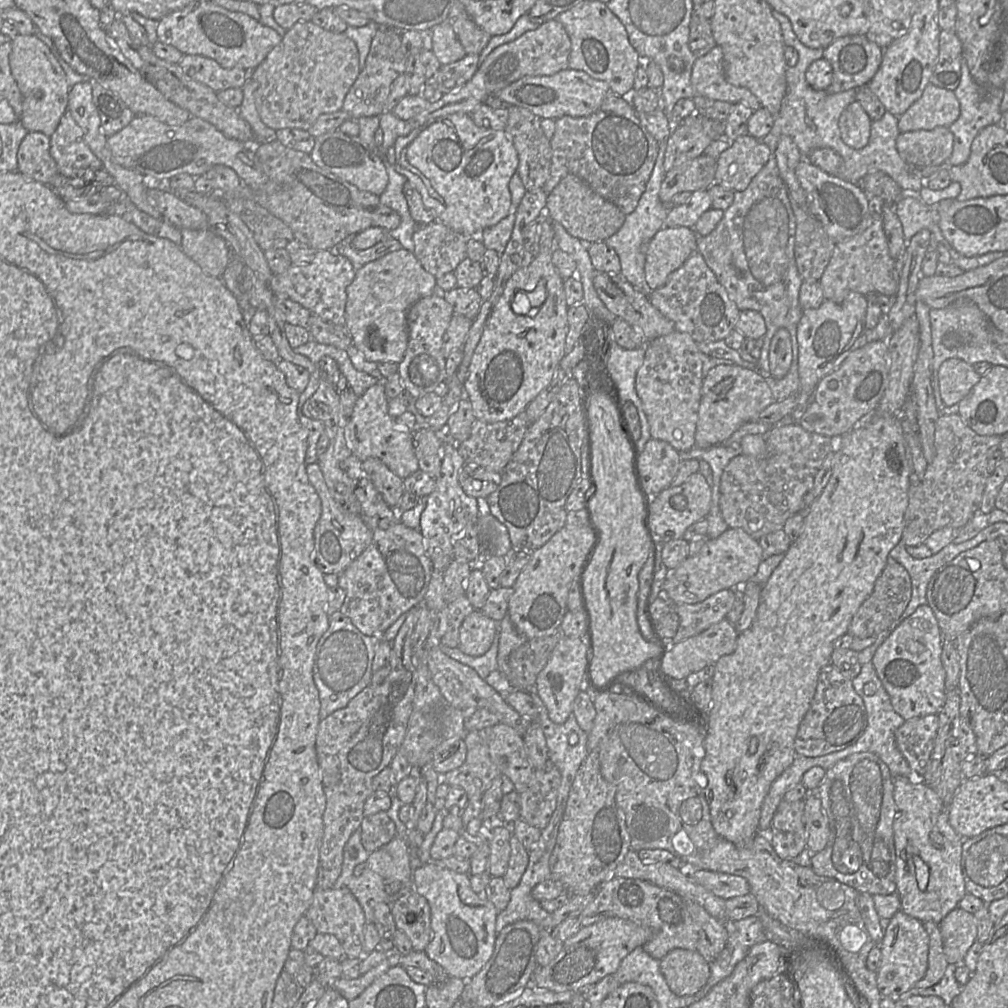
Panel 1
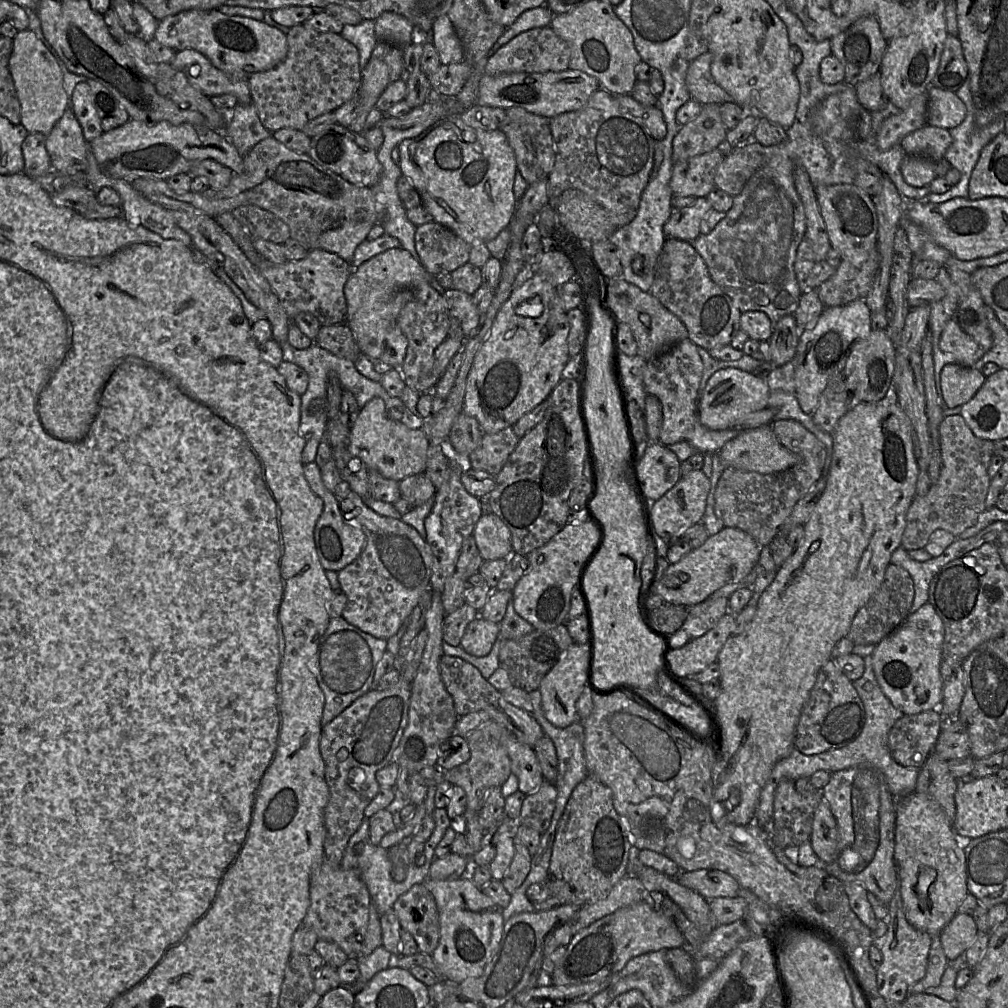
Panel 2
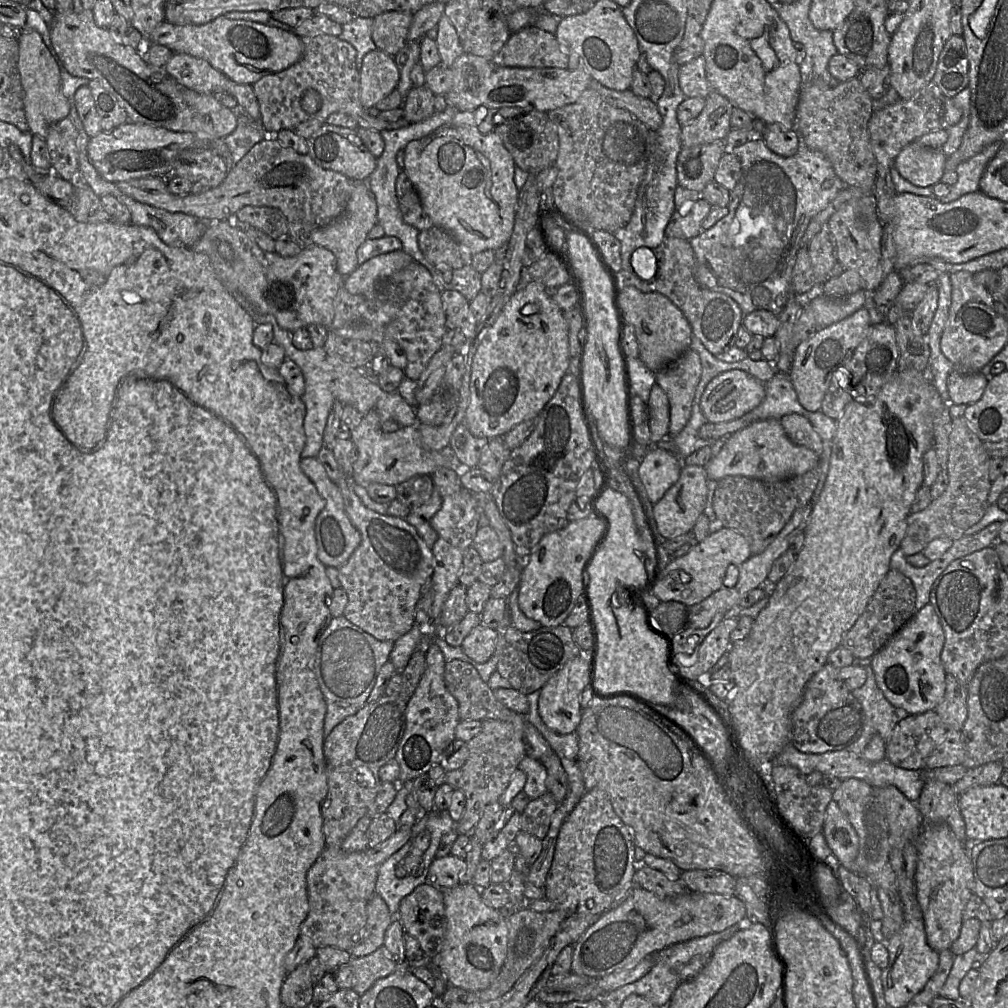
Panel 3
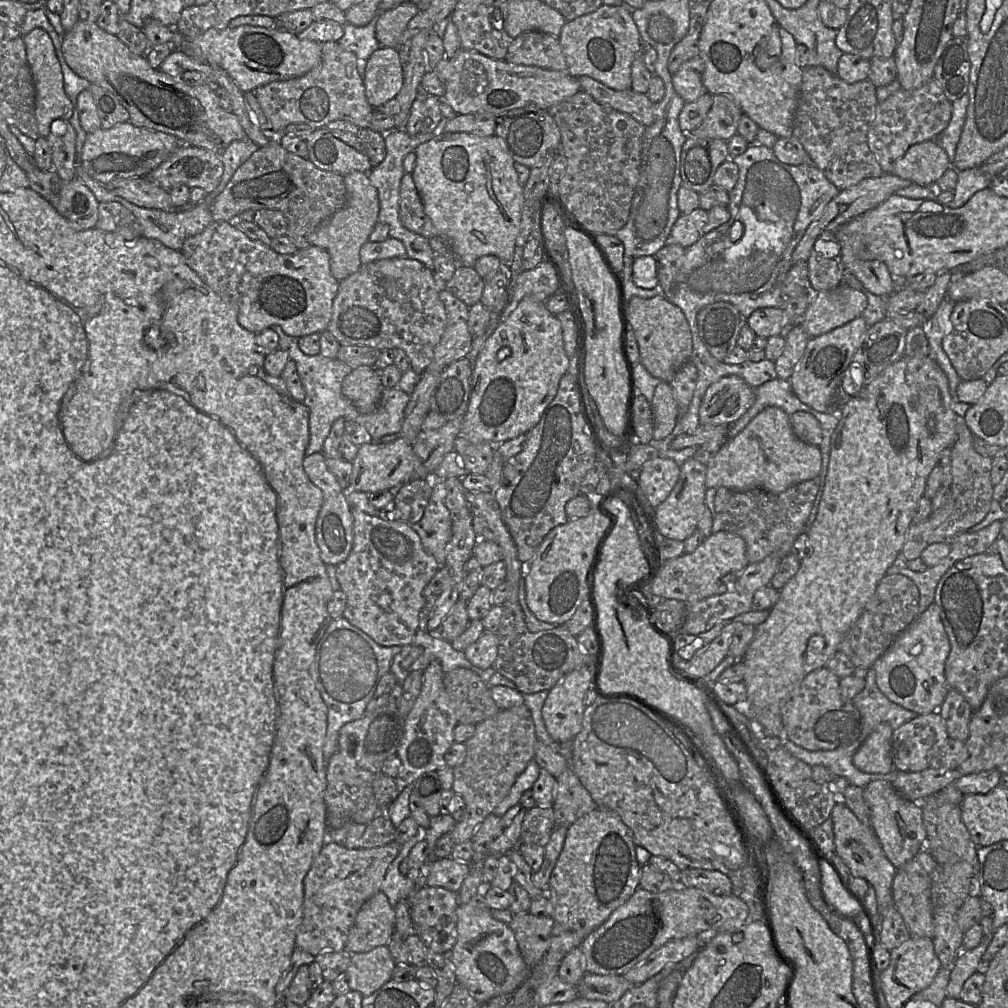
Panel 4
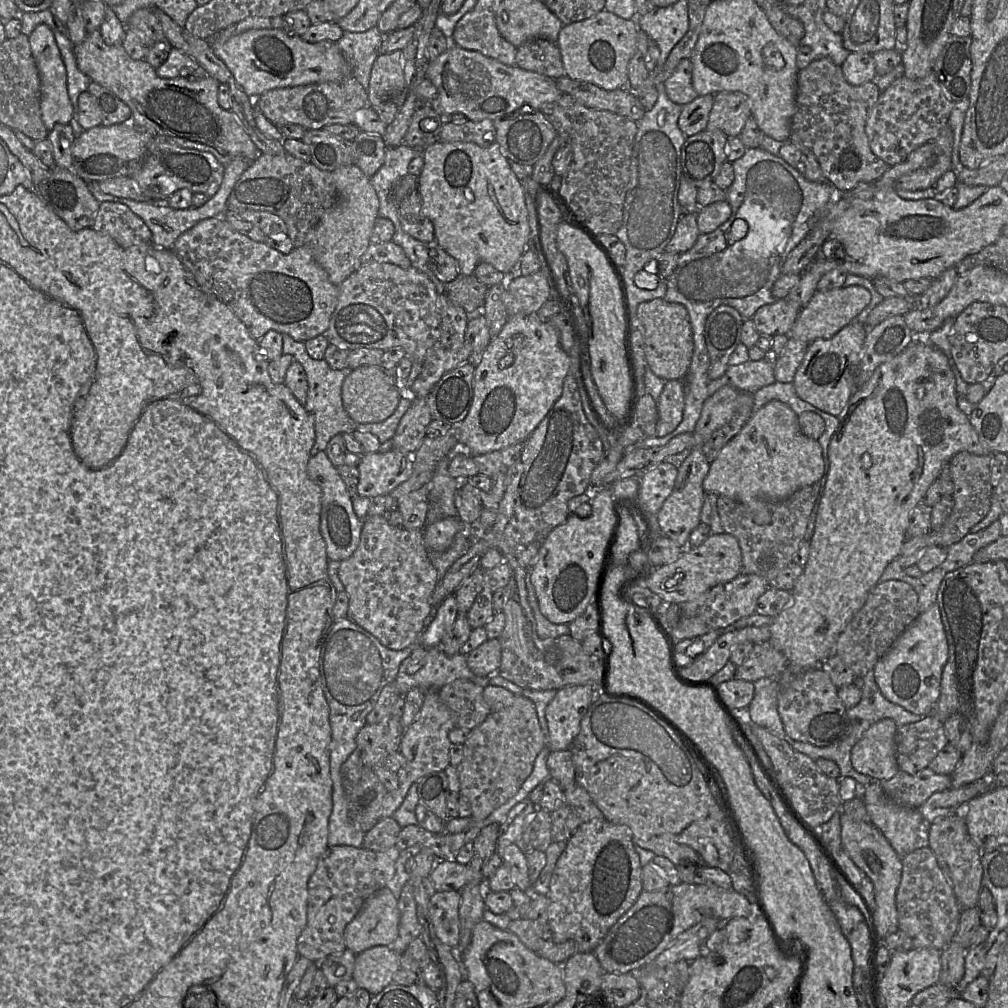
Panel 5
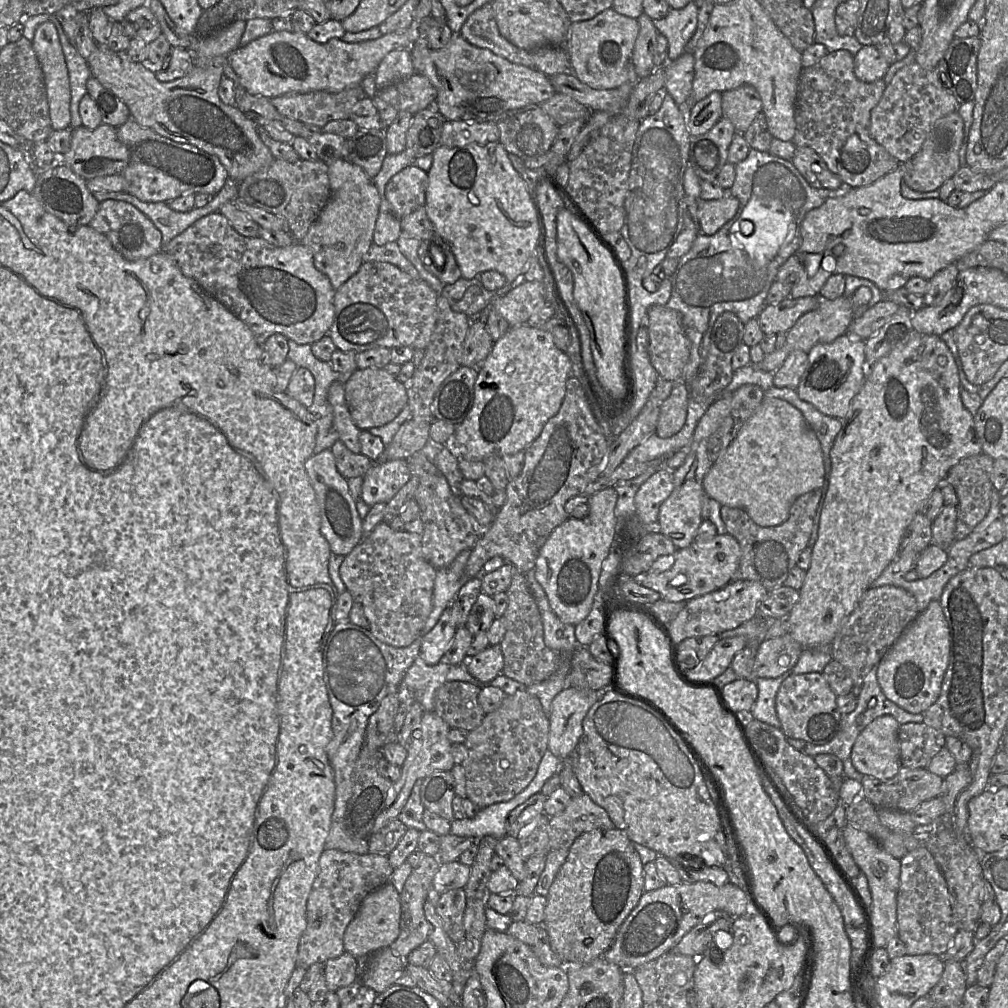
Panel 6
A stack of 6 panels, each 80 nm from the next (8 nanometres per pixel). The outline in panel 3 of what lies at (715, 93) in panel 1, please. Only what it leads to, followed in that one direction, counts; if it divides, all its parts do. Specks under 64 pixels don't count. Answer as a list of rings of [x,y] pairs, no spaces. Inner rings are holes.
[[[703,55],[680,66],[679,84],[687,98],[706,99],[716,92],[706,77],[706,60]]]

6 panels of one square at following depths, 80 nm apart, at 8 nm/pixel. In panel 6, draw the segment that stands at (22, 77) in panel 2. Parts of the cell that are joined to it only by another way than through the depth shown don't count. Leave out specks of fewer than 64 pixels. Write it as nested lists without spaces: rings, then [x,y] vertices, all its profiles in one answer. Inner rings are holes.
[[[50,21],[40,24],[31,43],[44,74],[51,126],[66,129],[71,120],[70,84],[56,26]]]

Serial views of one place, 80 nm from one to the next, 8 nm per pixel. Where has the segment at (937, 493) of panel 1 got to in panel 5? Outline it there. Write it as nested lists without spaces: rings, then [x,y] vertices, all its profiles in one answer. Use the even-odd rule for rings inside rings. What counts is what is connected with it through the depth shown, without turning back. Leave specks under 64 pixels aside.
[[[961,451],[950,460],[950,470],[954,483],[952,512],[945,523],[936,530],[921,536],[907,538],[897,558],[902,568],[915,565],[923,552],[932,546],[949,547],[963,539],[970,529],[978,524],[990,511],[994,487],[991,485],[992,455],[975,455]]]

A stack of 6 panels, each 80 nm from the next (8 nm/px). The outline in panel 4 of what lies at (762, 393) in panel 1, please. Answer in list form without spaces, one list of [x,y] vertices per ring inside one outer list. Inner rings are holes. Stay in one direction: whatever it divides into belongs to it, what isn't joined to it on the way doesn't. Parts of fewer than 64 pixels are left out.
[[[737,375],[725,376],[711,384],[700,405],[700,424],[730,425],[754,404],[755,389]]]

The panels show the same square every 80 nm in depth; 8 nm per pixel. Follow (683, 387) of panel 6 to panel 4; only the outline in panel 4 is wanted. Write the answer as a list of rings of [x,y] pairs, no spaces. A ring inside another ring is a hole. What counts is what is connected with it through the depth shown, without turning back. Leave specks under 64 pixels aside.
[[[661,382],[655,388],[651,401],[654,414],[654,440],[663,440],[678,422],[678,405],[669,382]]]

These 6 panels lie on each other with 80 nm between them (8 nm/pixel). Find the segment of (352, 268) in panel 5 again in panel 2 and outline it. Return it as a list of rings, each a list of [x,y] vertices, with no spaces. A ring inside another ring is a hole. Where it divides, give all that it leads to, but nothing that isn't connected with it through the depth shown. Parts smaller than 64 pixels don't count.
[[[345,221],[319,236],[319,249],[334,253],[350,264],[355,249],[366,240],[373,226],[374,223],[367,221]]]

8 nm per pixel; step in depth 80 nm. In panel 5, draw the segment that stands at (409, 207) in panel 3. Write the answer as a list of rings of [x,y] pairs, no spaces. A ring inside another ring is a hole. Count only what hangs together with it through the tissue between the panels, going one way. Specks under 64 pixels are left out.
[[[418,189],[399,204],[399,220],[403,230],[412,237],[425,243],[434,241],[434,225],[422,214],[422,198]]]

